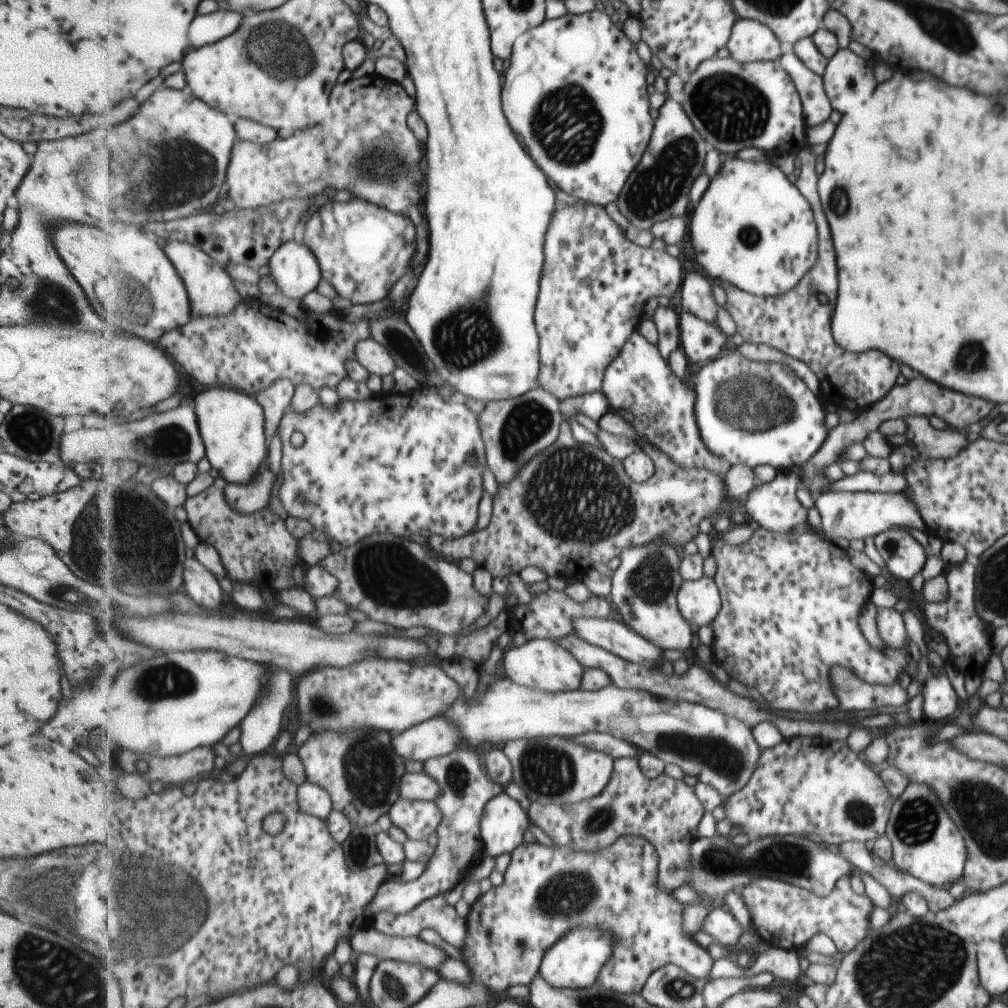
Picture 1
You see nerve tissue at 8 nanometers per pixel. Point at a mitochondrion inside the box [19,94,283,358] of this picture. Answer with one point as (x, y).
(185, 169)

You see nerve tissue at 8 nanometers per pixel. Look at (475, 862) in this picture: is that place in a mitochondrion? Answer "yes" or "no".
no

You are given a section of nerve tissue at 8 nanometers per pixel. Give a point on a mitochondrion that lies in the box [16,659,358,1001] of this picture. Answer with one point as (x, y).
(158, 882)

